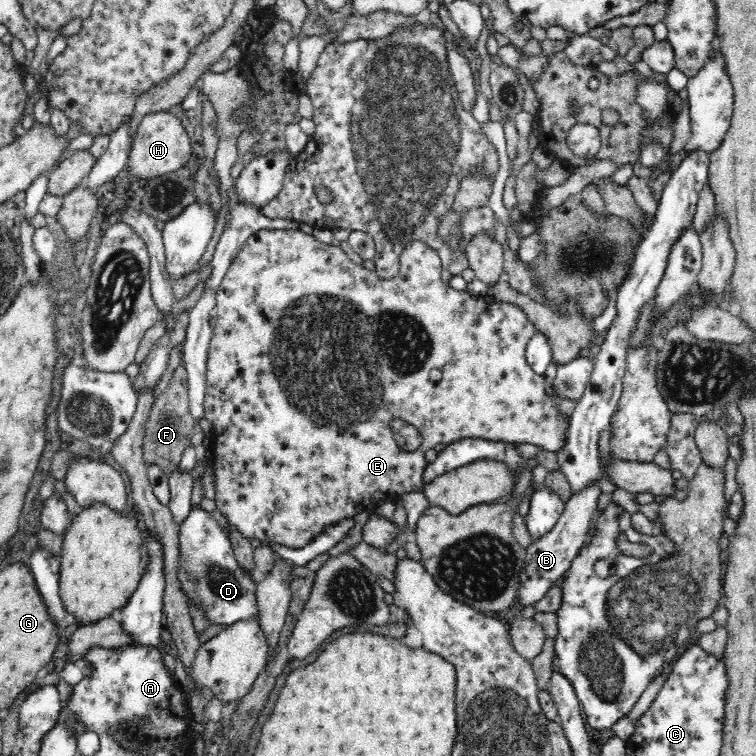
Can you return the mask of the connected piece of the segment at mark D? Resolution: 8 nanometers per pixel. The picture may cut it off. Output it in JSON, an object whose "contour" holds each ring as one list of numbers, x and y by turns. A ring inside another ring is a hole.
{"contour":[[191,508,186,522,180,526,180,570,178,579,186,598,196,601,215,624,259,621,256,601,258,577,252,577,236,559,232,545,214,517,200,508]]}

